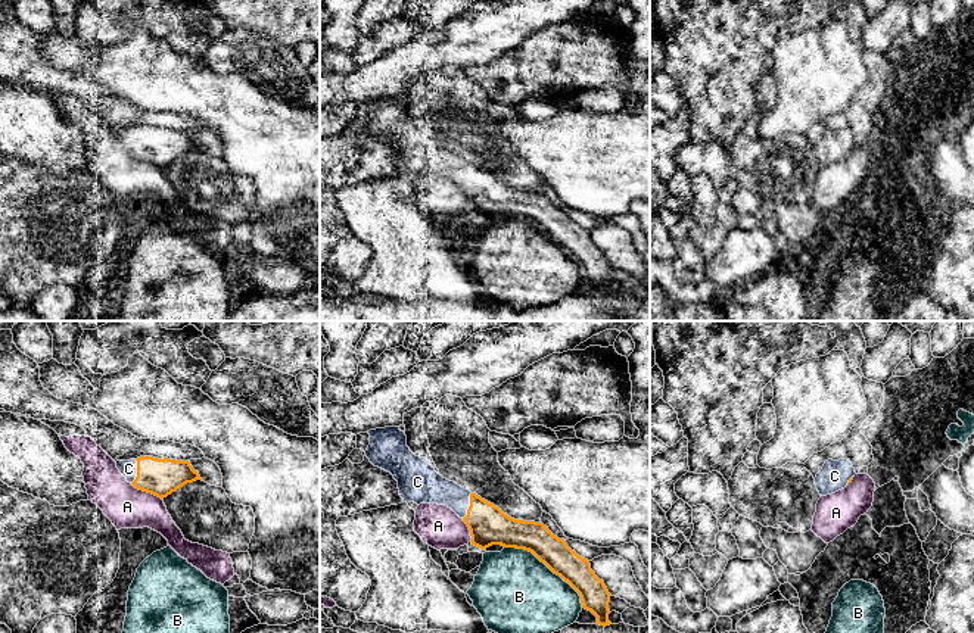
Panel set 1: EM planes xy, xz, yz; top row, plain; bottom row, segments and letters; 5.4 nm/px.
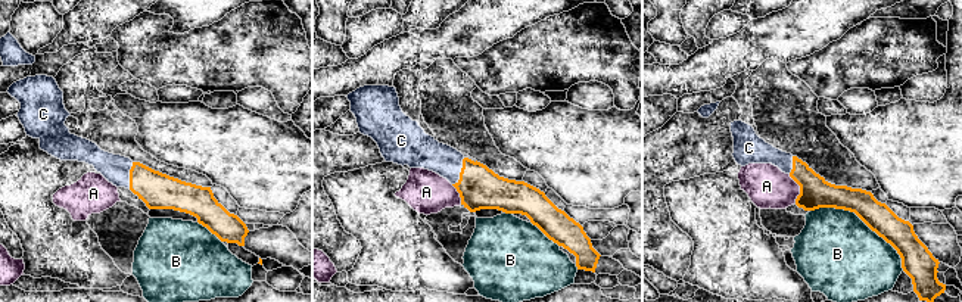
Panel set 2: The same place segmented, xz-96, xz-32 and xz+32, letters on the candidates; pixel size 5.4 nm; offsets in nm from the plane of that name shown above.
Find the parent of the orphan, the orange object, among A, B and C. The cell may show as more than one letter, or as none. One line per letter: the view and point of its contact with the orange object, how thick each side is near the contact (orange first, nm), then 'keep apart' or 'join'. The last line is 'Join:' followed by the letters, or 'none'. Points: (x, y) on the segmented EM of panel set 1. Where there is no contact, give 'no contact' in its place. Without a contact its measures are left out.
A: contact xy (146, 490); calibres 200 and 220 nm; keep apart
B: contact xz (548, 567); calibres 160 and 440 nm; keep apart
C: contact xz (470, 505); calibres 220 and 180 nm; join
Join: C

